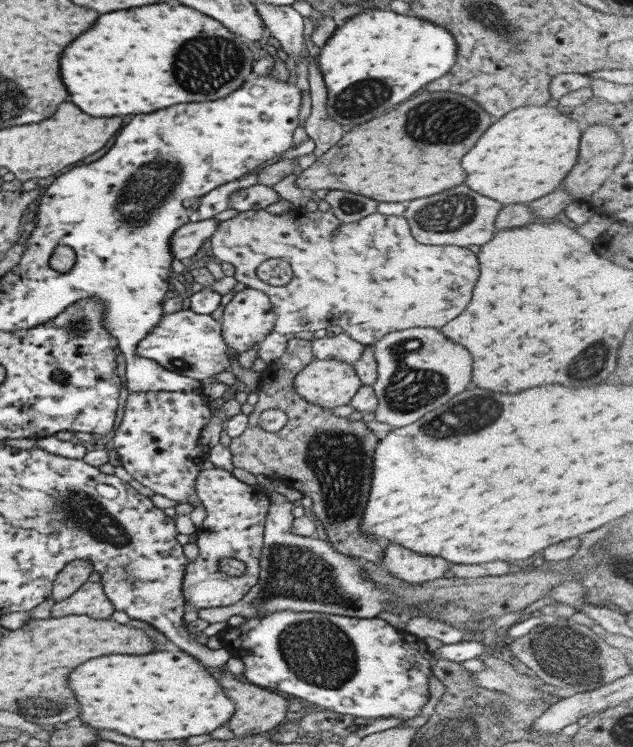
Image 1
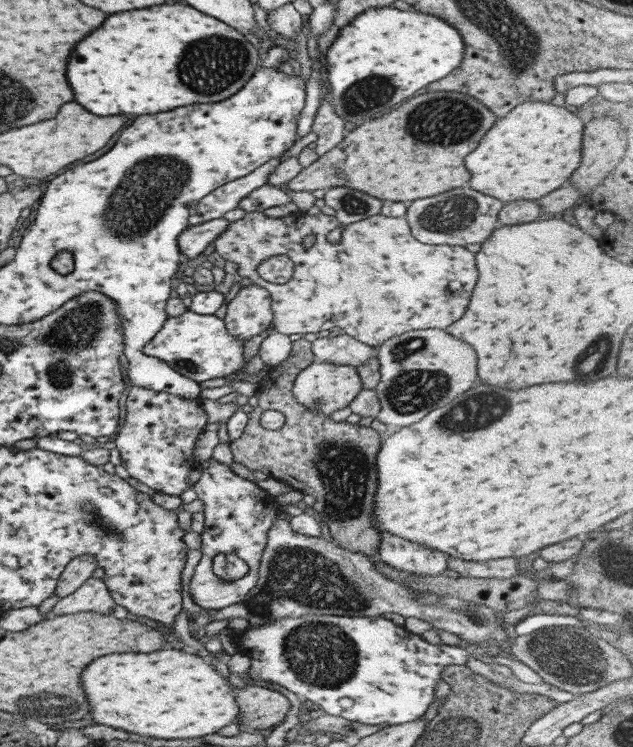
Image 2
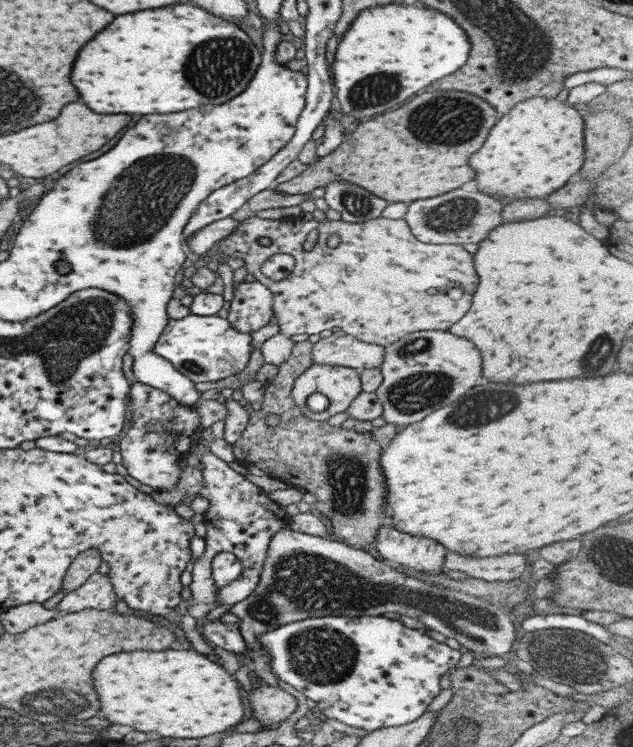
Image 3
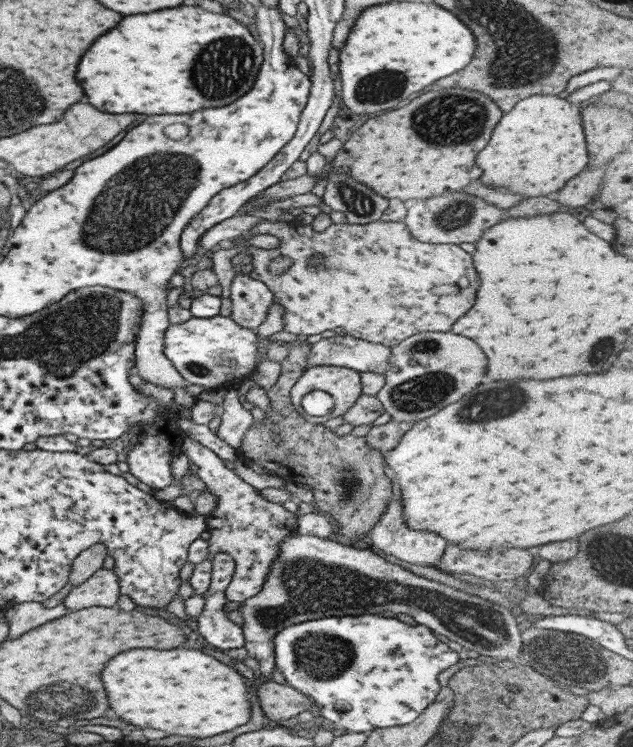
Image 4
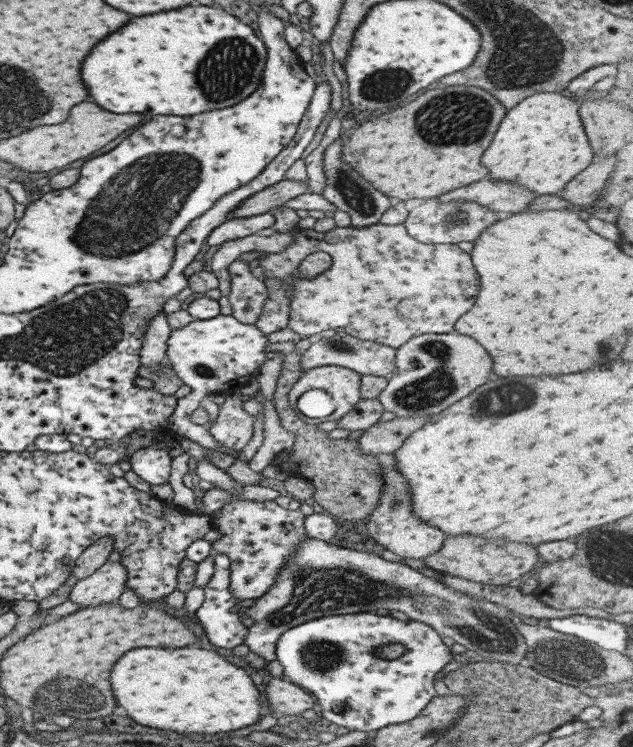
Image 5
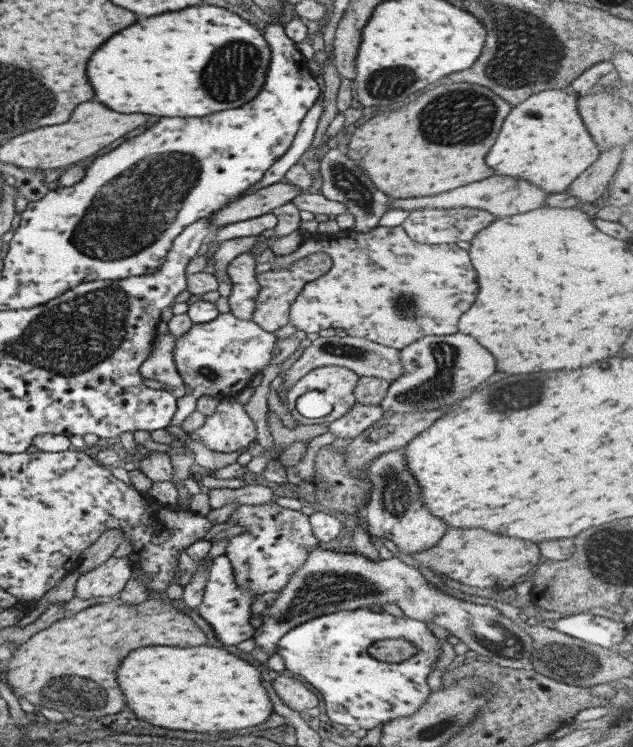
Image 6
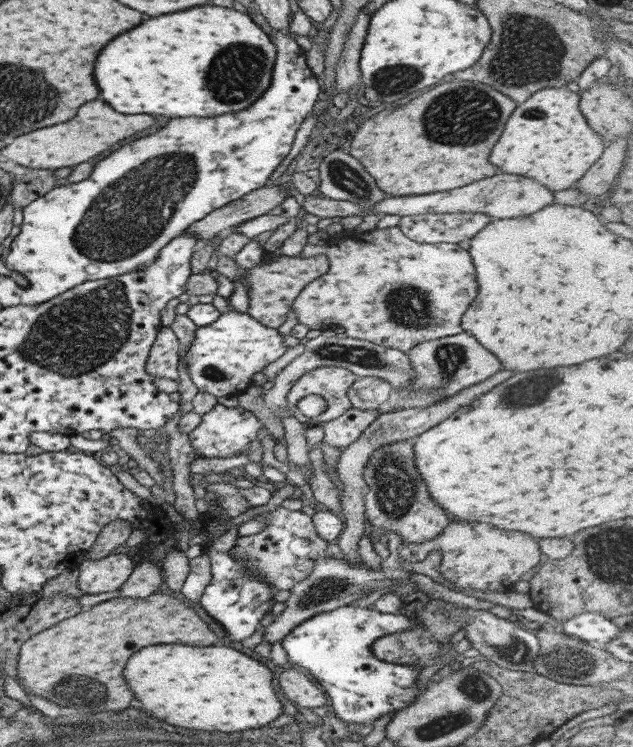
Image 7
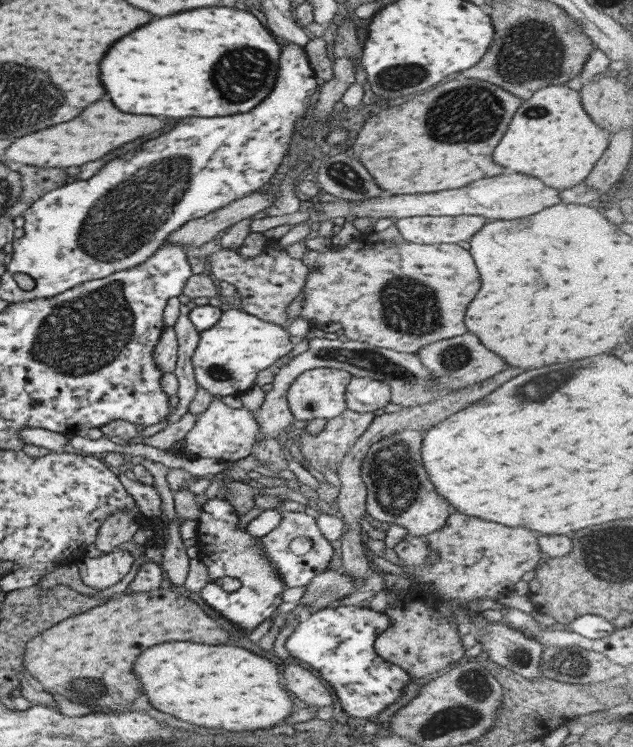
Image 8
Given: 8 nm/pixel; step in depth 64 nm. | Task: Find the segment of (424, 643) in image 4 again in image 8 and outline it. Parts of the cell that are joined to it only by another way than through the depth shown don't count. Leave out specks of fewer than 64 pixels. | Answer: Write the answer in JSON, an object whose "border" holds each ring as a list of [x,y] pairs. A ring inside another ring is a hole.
{"border":[[[358,605],[324,608],[306,615],[285,644],[290,656],[310,664],[330,683],[335,698],[349,716],[375,722],[382,710],[402,696],[404,686],[412,678],[375,652],[376,638],[388,630],[390,624],[387,614]]]}

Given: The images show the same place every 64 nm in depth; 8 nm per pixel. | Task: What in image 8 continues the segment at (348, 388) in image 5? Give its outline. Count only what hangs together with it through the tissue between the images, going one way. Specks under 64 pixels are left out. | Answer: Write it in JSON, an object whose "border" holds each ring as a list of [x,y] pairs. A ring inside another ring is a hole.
{"border":[[[313,368],[298,375],[288,388],[286,398],[289,409],[296,420],[311,421],[326,418],[328,421],[340,416],[346,409],[346,390],[353,375],[338,368]]]}

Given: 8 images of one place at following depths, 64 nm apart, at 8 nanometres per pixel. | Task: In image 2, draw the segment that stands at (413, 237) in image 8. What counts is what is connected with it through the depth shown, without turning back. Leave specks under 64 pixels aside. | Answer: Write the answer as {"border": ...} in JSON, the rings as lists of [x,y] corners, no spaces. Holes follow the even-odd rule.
{"border":[[[454,188],[434,198],[422,198],[408,206],[406,218],[410,222],[412,234],[426,245],[448,245],[466,247],[468,244],[482,245],[487,242],[492,231],[500,226],[498,214],[504,202],[480,194],[468,188]]]}

